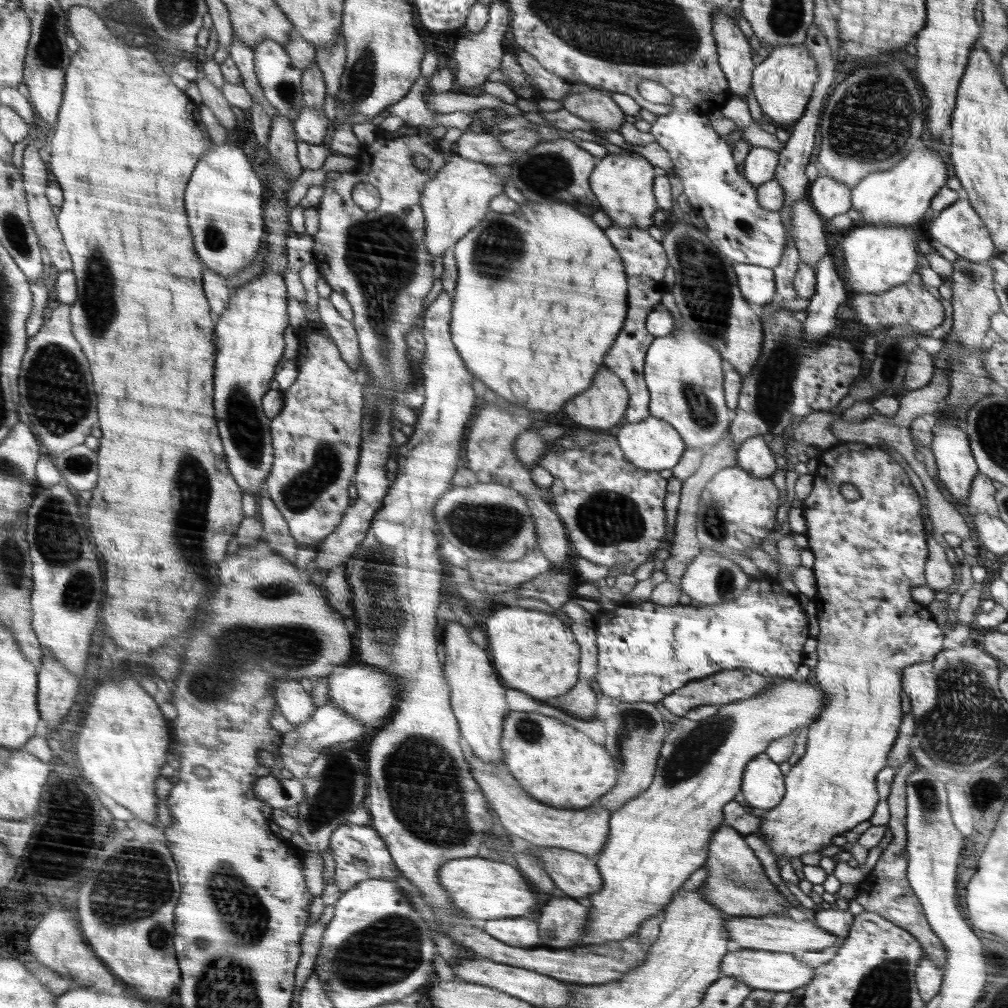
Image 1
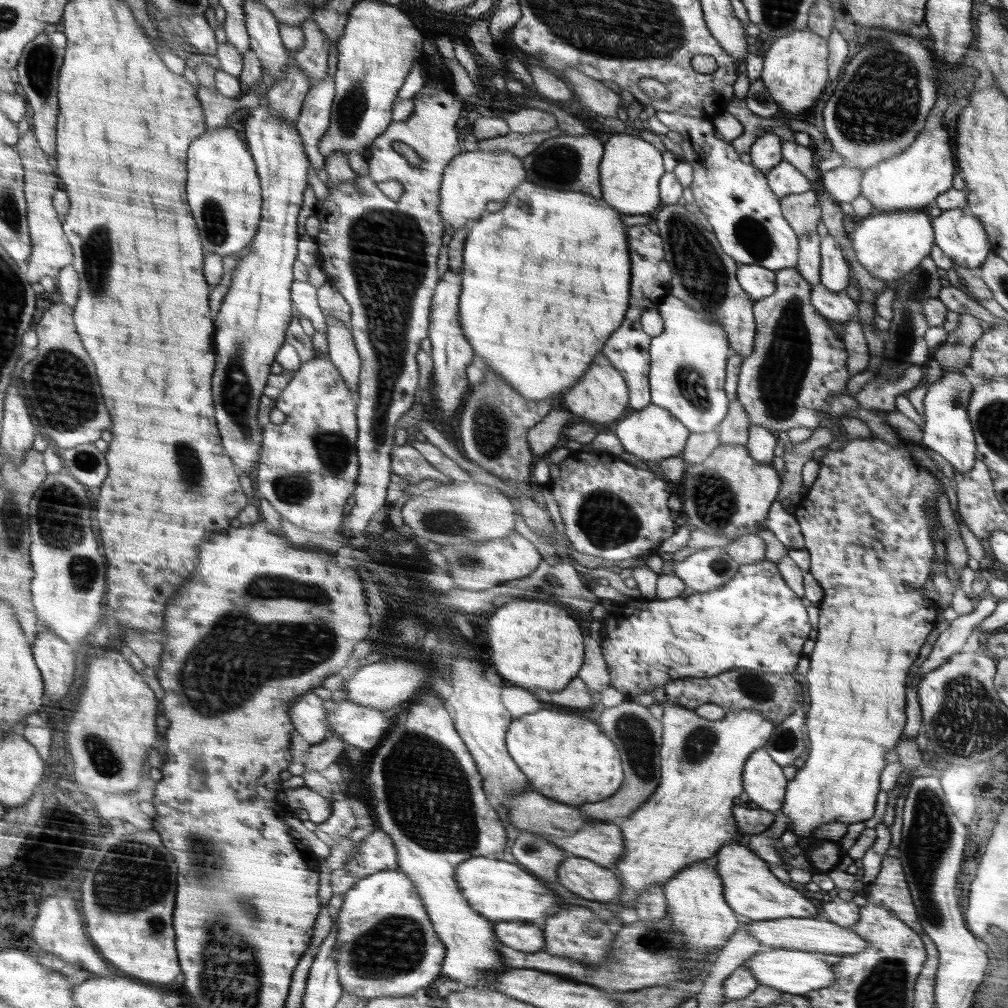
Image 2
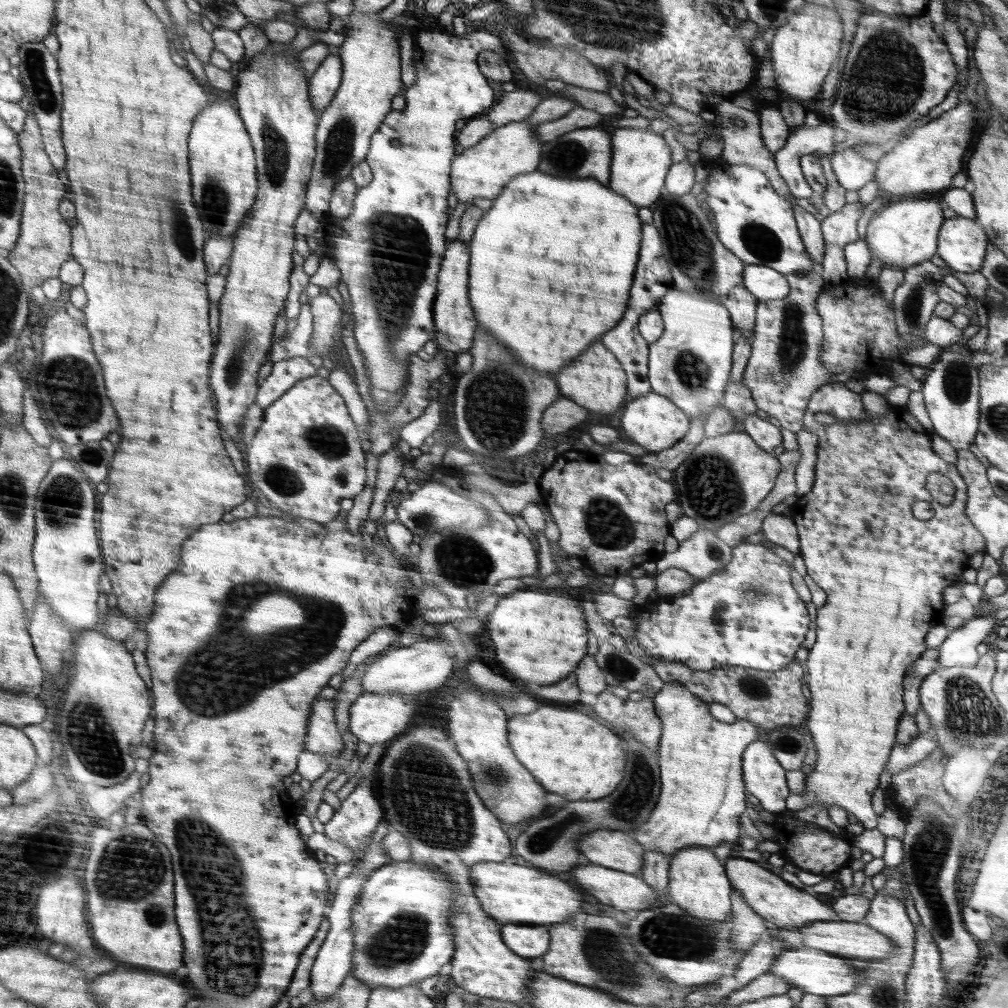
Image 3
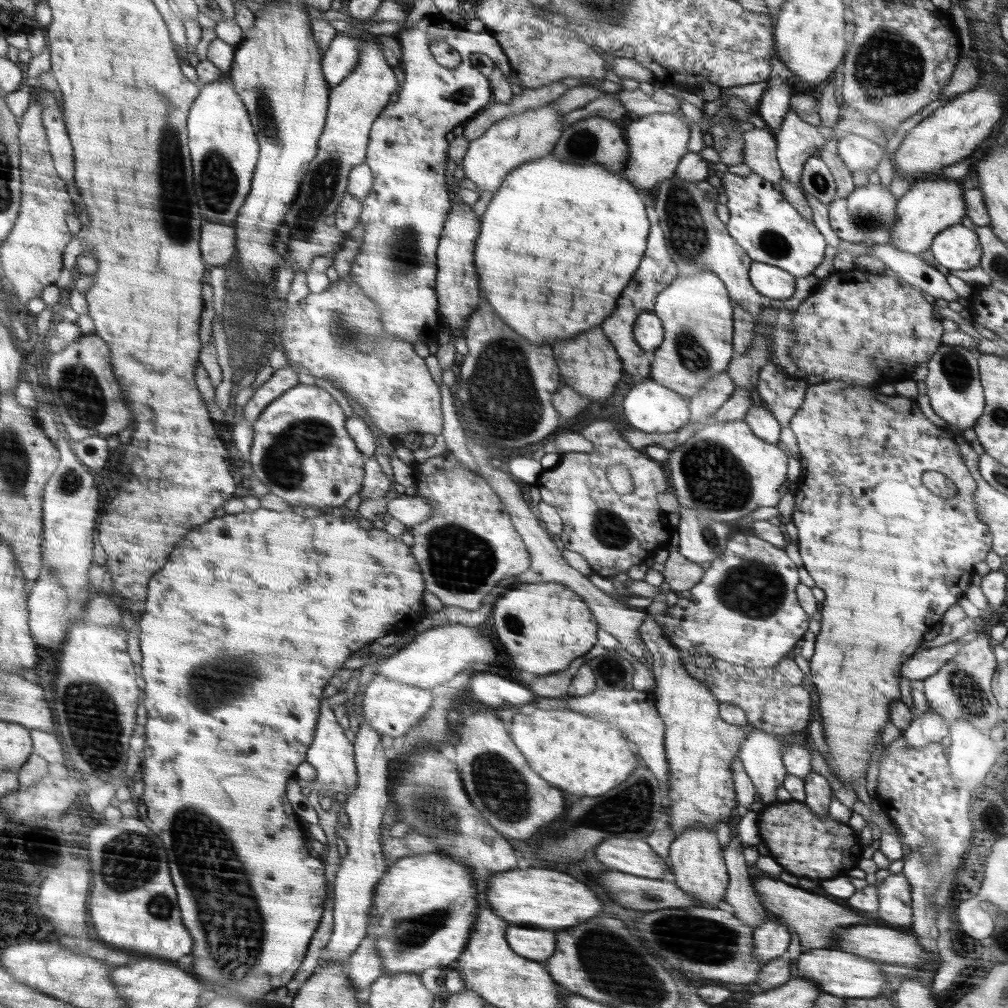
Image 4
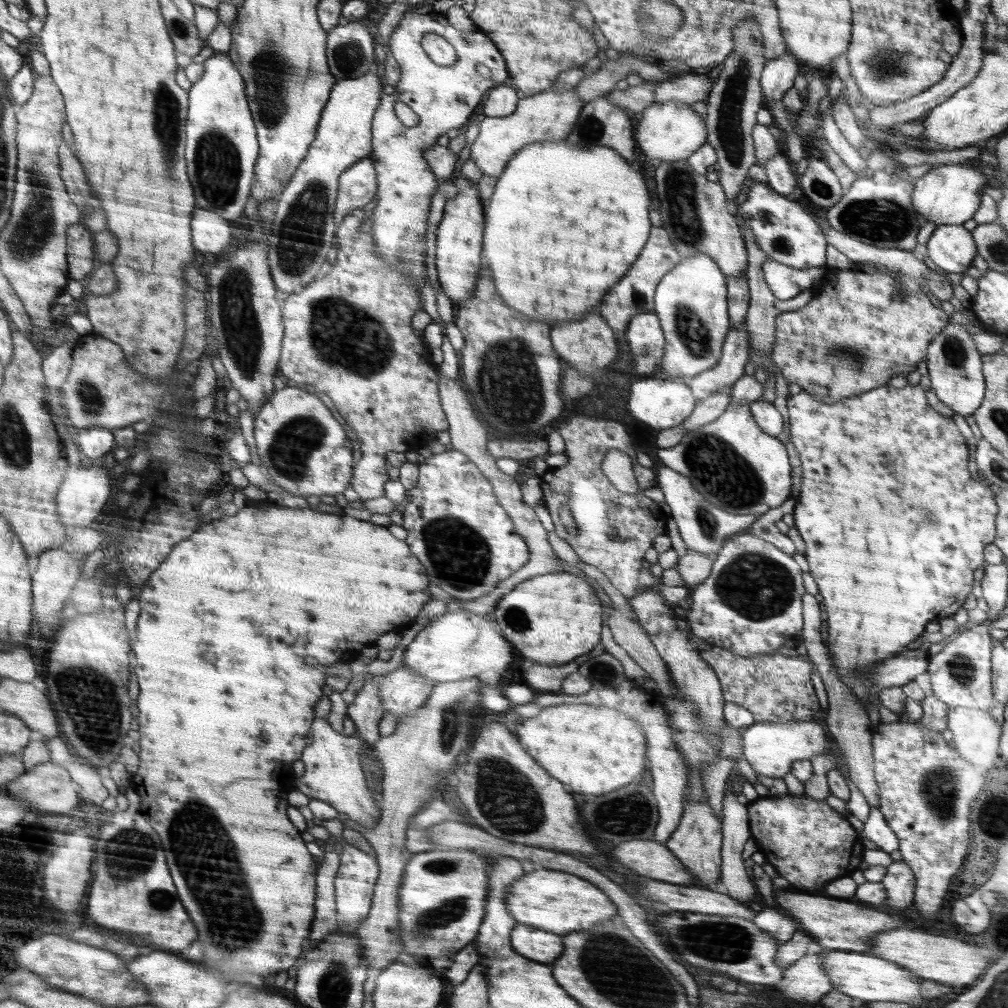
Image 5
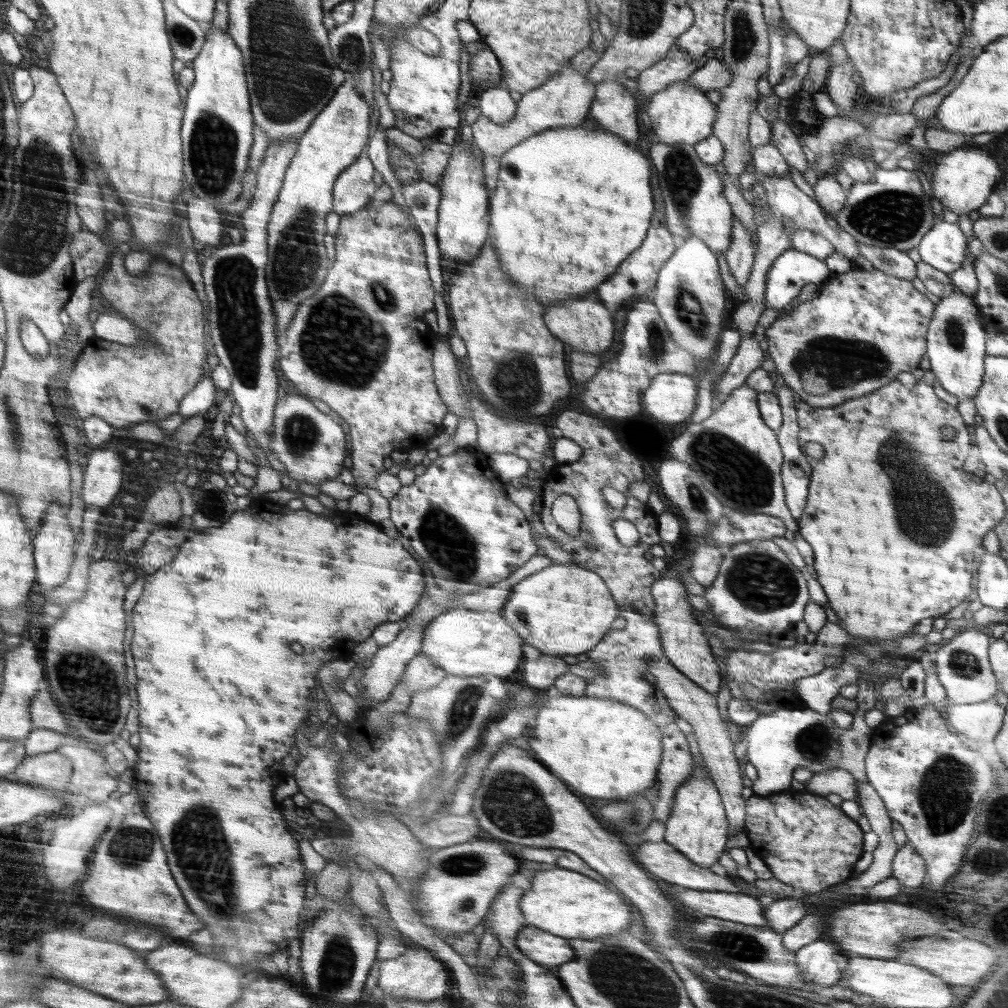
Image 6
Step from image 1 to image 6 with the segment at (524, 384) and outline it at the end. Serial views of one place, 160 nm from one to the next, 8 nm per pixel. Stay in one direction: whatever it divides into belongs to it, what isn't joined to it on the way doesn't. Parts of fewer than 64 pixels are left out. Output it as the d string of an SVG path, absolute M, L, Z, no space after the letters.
M585 123L579 126L553 128L520 142L500 158L497 185L491 202L491 245L496 252L500 252L500 264L504 264L504 274L516 284L518 292L534 294L544 304L544 308L548 308L562 300L576 300L592 292L602 282L606 282L616 272L620 262L628 258L644 242L646 232L650 228L652 212L654 212L654 200L652 200L652 190L650 190L650 162L646 160L646 156L642 156L642 152L630 148L615 132L610 132L604 127L595 127Z

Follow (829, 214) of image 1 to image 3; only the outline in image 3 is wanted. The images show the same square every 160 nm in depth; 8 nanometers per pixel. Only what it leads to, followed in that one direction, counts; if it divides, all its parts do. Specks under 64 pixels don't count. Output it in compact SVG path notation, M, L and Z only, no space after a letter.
M853 147L846 148L841 152L834 152L831 159L831 166L838 183L846 190L860 190L870 180L874 179L876 164L867 156L867 159L853 150Z

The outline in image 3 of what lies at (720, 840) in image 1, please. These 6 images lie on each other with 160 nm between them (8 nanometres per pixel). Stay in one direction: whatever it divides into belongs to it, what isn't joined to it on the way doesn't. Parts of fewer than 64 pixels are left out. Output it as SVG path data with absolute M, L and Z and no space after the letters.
M734 854L726 861L726 864L727 876L730 877L735 890L746 900L746 905L766 919L770 926L802 927L802 924L810 924L810 922L818 922L818 920L840 920L840 916L830 906L826 906L824 902L816 900L814 896L786 884L782 878L760 868L757 862Z

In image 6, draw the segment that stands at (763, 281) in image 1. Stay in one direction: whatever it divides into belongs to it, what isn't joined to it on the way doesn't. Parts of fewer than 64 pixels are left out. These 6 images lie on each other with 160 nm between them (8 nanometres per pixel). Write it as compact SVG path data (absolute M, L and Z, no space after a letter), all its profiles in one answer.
M790 248L772 263L766 282L765 300L770 306L783 312L793 306L794 299L800 294L804 286L810 283L823 283L830 275L831 270L828 269L825 261Z

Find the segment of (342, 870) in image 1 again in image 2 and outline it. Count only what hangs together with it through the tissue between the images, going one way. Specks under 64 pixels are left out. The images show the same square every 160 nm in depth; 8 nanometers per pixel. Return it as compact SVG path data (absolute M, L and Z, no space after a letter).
M380 829L373 830L372 834L357 846L342 869L358 879L376 874L380 870L397 870L399 866L395 850L396 847L388 834Z

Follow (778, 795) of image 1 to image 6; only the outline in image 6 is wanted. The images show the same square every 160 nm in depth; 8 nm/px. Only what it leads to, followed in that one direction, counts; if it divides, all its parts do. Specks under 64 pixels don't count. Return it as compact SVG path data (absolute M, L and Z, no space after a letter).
M795 708L781 709L770 714L760 714L758 718L749 724L748 732L742 736L742 740L748 743L746 756L748 762L757 770L758 777L752 783L751 789L754 794L760 796L768 796L789 790L793 780L793 772L795 768L808 768L814 774L831 771L839 768L840 760L843 759L843 754L840 753L839 738L845 730L838 728L832 720L830 714L820 714L811 708Z

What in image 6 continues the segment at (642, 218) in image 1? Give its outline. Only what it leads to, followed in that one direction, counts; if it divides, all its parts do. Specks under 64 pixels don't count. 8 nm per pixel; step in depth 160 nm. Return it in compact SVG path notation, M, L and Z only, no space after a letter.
M688 79L675 80L664 90L651 96L648 104L648 116L650 116L652 128L656 132L656 138L666 144L696 145L696 142L704 141L706 137L714 133L718 104L710 102L703 90L693 86Z

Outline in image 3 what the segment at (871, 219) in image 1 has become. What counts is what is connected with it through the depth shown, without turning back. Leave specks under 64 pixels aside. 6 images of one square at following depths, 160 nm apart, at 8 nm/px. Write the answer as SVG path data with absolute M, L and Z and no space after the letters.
M961 98L954 109L942 113L938 120L916 127L905 136L894 149L885 154L876 164L874 182L885 200L896 201L904 198L935 194L928 190L940 190L952 184L952 176L962 170L962 156L976 136L978 117L975 104Z

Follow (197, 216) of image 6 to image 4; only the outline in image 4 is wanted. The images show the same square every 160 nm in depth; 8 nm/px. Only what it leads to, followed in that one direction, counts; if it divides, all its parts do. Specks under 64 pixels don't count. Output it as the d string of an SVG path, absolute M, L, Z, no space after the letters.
M204 224L204 260L212 266L221 266L235 253L235 227L230 224Z

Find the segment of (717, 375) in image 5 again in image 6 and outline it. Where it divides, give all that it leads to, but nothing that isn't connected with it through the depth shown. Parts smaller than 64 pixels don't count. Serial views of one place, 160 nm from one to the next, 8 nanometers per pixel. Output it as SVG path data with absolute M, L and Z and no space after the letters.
M760 176L759 183L766 191L766 197L764 197L763 202L766 203L766 208L768 208L768 220L757 227L759 245L756 248L755 261L751 268L750 277L748 277L748 283L744 287L749 299L738 307L737 310L733 311L732 320L730 321L738 329L741 338L750 338L754 334L758 318L760 318L765 309L765 288L772 263L781 254L784 254L785 250L791 248L789 236L792 232L798 229L812 229L812 232L827 237L834 245L835 250L838 253L844 254L846 258L853 261L857 256L861 255L854 237L850 236L845 230L830 227L826 223L825 215L819 203L803 191L800 191L790 176Z

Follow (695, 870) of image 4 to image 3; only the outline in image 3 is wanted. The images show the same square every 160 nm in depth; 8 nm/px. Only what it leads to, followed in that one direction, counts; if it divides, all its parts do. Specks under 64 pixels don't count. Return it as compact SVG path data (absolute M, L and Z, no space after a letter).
M689 846L676 852L669 861L669 877L669 900L688 914L706 922L724 922L730 916L730 892L734 886L712 848Z

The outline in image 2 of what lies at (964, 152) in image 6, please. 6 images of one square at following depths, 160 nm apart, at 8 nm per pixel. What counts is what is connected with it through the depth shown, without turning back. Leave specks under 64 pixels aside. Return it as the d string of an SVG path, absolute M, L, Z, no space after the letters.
M920 211L875 212L858 220L855 231L850 234L855 255L868 274L885 282L903 279L904 274L916 268L932 250L935 232L930 216Z

